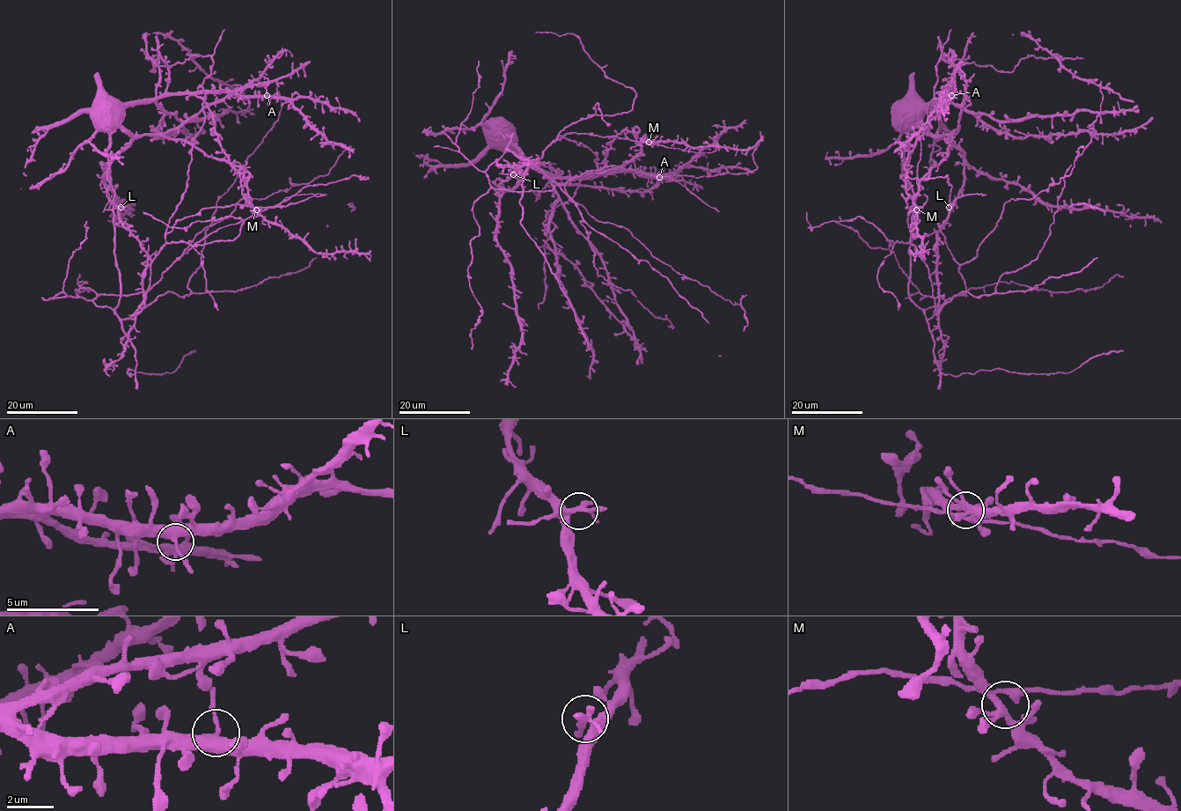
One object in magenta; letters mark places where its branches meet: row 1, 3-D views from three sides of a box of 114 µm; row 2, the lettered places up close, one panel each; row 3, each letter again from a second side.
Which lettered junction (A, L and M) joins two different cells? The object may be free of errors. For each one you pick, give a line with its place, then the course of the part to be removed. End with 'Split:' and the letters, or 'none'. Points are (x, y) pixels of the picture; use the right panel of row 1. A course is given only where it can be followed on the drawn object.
L: Place: (949, 207)
Split: L

